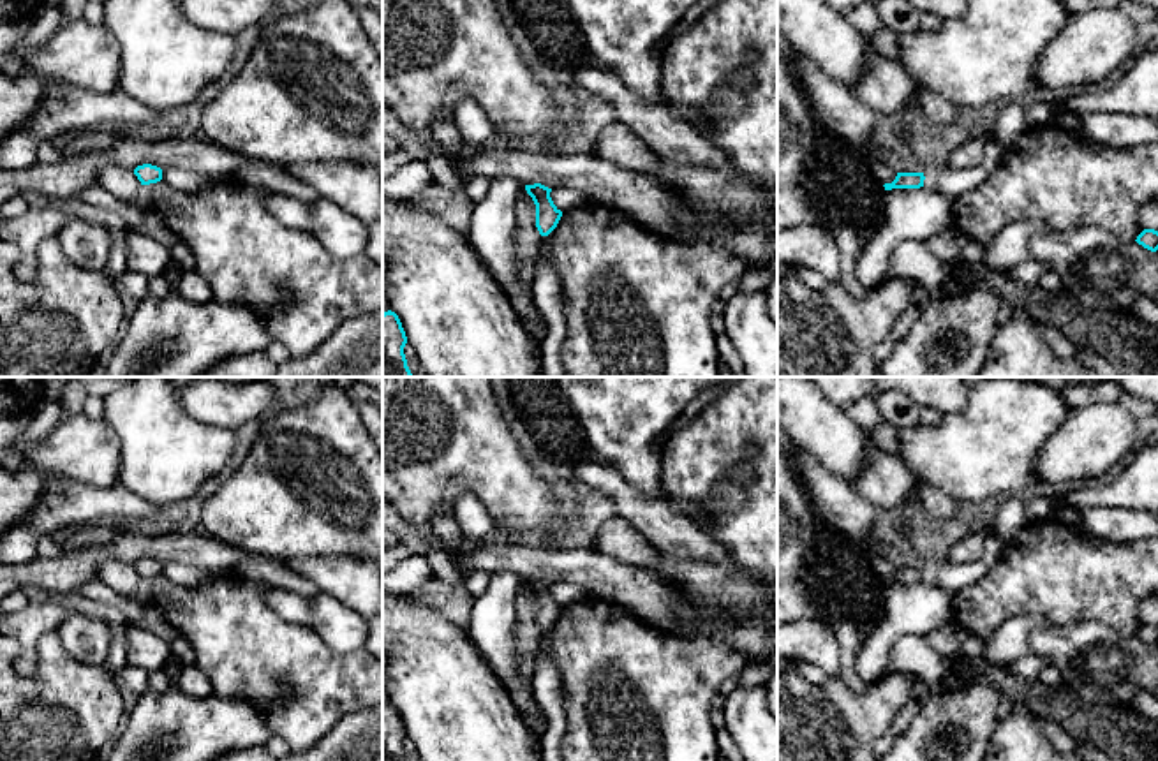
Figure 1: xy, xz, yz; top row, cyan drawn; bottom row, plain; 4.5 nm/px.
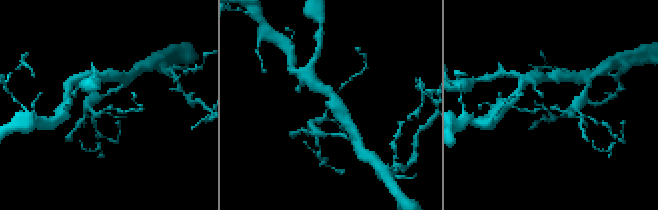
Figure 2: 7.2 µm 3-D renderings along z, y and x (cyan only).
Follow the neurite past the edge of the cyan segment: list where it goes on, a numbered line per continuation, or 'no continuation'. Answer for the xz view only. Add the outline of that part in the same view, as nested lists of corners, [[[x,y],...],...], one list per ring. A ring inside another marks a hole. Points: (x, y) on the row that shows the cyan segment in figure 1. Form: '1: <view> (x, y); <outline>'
no continuation

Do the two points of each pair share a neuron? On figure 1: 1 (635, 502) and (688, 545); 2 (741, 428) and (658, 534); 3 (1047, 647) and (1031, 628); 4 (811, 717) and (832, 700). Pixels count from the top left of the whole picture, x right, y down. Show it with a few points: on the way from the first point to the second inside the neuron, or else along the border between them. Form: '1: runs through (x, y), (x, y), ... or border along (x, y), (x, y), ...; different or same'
1: runs through (647, 515), (675, 534); same
2: border along (663, 499), (690, 517), (709, 536); different
3: runs through (1044, 642), (1035, 633); same
4: runs through (816, 716), (827, 705); same

